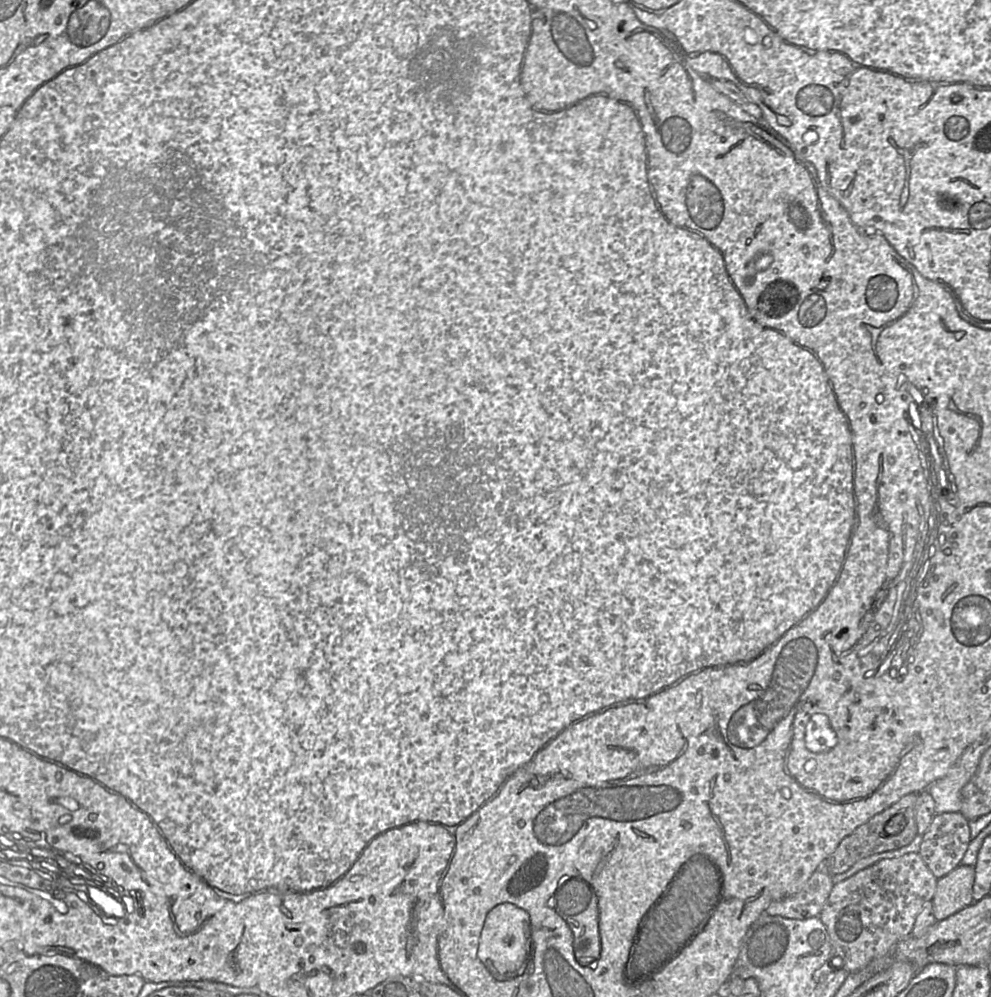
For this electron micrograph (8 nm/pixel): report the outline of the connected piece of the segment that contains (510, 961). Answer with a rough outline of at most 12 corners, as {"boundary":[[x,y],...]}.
{"boundary":[[504,902],[486,915],[477,955],[498,981],[519,976],[529,914]]}

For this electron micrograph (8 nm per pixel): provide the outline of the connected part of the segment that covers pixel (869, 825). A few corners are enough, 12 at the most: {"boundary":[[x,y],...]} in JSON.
{"boundary":[[910,793],[846,836],[825,860],[830,875],[917,835]]}

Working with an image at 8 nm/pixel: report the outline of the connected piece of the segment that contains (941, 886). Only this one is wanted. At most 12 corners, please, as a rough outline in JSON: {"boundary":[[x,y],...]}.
{"boundary":[[960,864],[938,879],[936,921],[974,903],[975,868]]}

